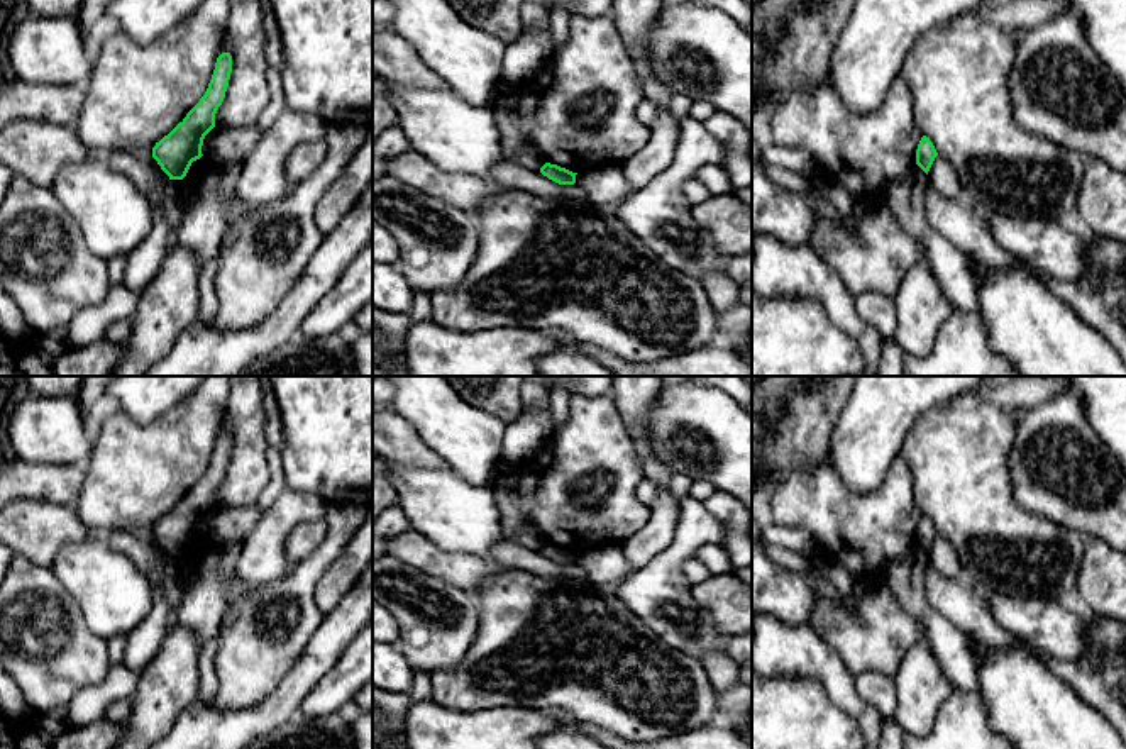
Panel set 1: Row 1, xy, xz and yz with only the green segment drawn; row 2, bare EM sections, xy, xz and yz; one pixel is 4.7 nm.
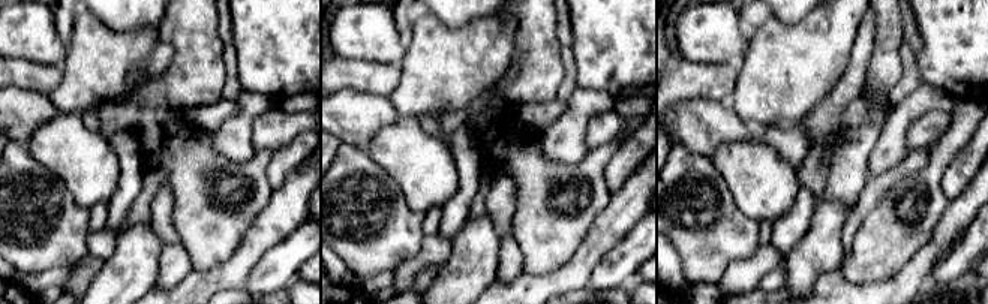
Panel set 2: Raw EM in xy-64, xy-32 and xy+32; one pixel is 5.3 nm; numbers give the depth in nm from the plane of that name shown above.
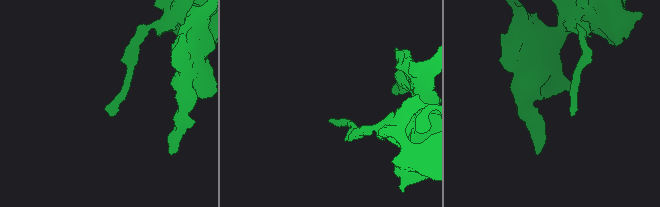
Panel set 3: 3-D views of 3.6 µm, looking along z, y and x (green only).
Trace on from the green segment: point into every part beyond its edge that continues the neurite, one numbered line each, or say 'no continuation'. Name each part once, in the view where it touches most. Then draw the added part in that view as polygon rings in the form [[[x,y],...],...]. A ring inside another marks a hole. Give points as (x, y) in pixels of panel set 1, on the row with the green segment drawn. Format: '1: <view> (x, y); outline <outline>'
no continuation

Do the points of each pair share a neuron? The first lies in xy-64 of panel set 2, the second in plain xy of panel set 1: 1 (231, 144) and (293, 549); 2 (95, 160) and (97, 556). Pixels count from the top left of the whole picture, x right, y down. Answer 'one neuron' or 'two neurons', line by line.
1: two neurons
2: one neuron

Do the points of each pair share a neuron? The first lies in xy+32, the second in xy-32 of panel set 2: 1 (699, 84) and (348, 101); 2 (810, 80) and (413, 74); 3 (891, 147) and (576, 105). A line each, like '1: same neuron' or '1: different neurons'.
1: different neurons
2: same neuron
3: same neuron

